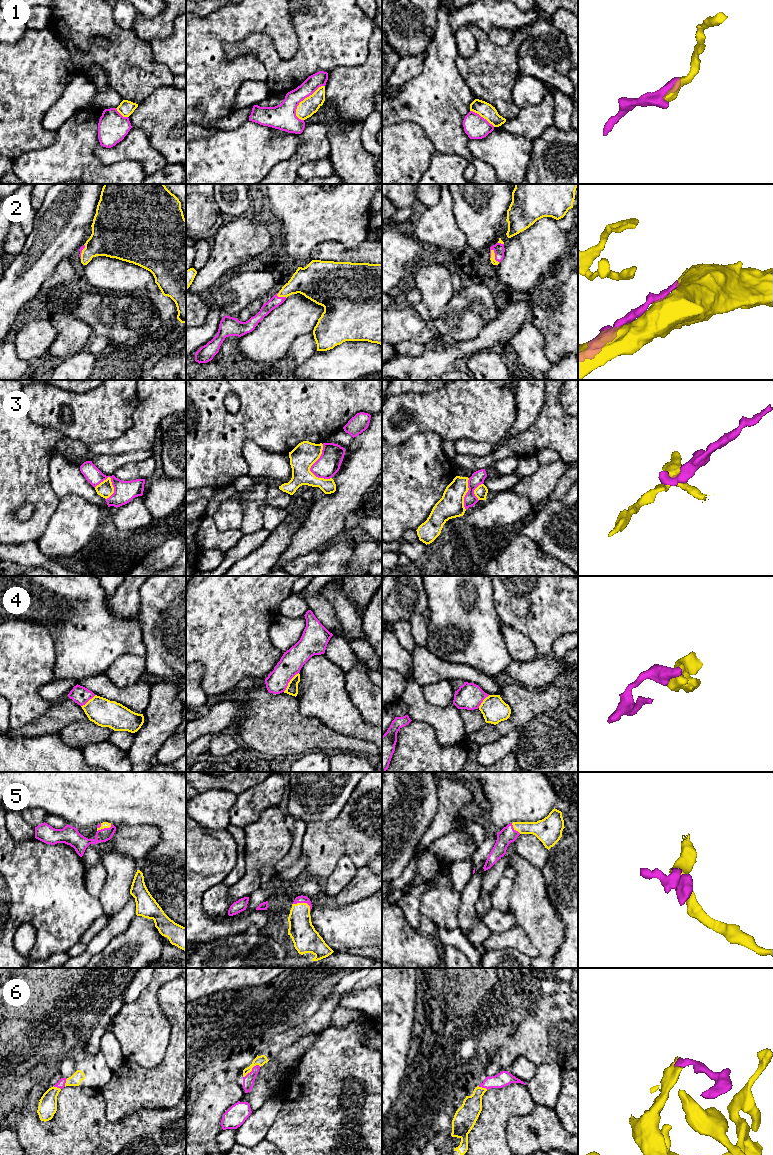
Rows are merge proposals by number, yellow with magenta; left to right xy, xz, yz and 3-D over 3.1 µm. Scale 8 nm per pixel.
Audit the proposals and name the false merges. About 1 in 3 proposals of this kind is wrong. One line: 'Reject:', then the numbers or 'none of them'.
Reject: 1, 3, 4

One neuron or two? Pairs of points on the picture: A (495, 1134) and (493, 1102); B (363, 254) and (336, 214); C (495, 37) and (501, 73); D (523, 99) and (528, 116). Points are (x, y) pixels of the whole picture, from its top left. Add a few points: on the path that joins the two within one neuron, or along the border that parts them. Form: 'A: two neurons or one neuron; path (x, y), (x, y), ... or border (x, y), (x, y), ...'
A: one neuron; path (494, 1126), (494, 1110)
B: two neurons; border (366, 240), (350, 248), (335, 241)
C: two neurons; border (516, 30), (504, 45), (497, 45), (486, 33)
D: two neurons; border (545, 92), (544, 99), (537, 105), (520, 109)

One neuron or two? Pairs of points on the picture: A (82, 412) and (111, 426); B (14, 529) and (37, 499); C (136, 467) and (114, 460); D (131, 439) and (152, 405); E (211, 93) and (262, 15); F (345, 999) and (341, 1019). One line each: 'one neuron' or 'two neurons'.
A: one neuron
B: one neuron
C: two neurons
D: one neuron
E: one neuron
F: two neurons

